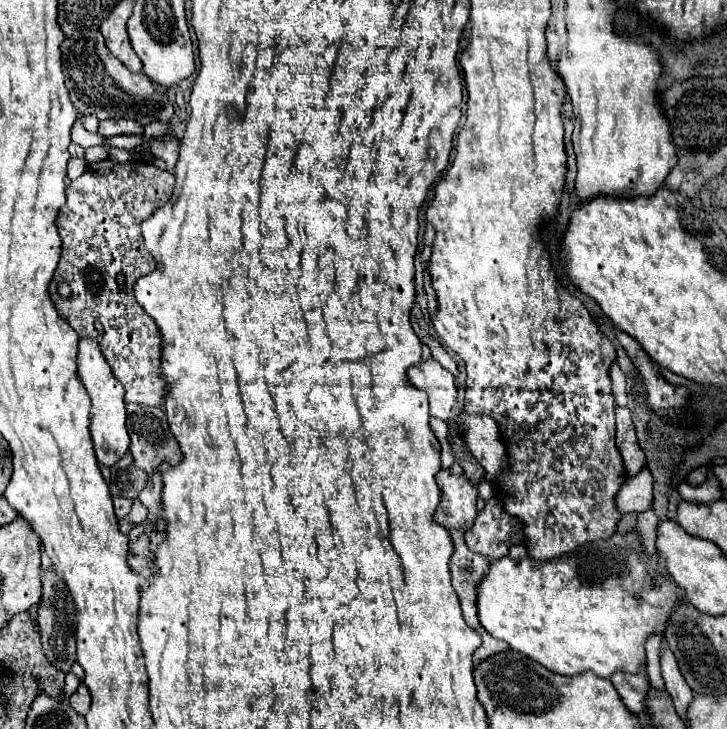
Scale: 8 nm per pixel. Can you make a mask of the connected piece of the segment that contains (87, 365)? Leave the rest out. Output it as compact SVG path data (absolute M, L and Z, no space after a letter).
M81 339L79 341L79 379L85 385L89 397L91 397L91 437L93 437L93 447L97 453L97 461L103 465L113 465L121 459L121 455L129 449L129 433L125 427L125 401L123 401L123 387L117 383L117 379L111 373L109 363L105 361L103 353L99 351L99 343L95 339Z

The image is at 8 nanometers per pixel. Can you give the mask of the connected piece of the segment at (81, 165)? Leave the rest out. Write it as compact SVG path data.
M71 157L69 159L69 179L75 181L77 177L81 177L87 169L87 161L85 159L79 159L79 157Z

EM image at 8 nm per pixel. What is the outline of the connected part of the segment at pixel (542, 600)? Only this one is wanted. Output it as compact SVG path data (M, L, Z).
M635 531L627 535L615 533L609 539L587 543L575 553L549 561L535 561L529 555L519 561L501 557L489 565L489 573L477 585L477 615L485 631L539 665L549 667L549 671L569 677L583 671L591 671L597 677L611 677L615 671L643 671L643 643L653 631L665 629L669 611L677 601L683 601L683 595L669 577L663 577L659 587L653 585L651 561L643 553Z

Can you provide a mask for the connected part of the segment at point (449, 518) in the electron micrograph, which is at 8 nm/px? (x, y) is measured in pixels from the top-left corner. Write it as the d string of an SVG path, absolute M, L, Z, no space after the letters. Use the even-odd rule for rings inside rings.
M449 469L437 473L437 483L443 495L433 519L445 529L467 531L473 527L477 515L477 487L465 475L455 475Z

